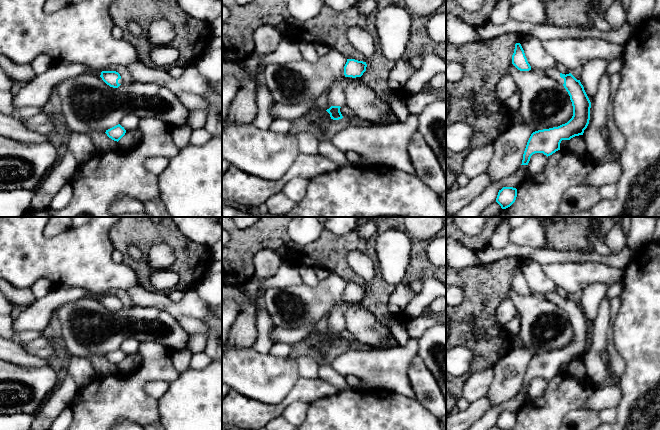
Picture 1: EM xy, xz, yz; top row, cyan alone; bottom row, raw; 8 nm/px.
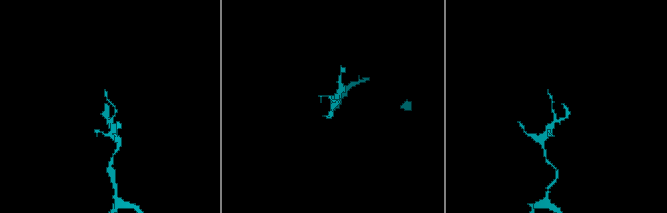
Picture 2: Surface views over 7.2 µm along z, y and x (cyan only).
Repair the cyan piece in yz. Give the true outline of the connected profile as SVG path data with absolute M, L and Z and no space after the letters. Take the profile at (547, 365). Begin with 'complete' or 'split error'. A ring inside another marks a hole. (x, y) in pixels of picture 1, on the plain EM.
split error | M557 292L539 296L564 310L572 326L573 340L567 347L558 351L533 356L527 366L521 389L528 389L531 380L535 377L543 377L548 381L560 374L561 365L583 359L590 344L591 326L580 304L571 297L562 298Z

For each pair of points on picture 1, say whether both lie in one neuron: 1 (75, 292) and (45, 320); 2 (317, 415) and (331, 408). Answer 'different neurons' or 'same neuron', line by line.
1: same neuron
2: same neuron

